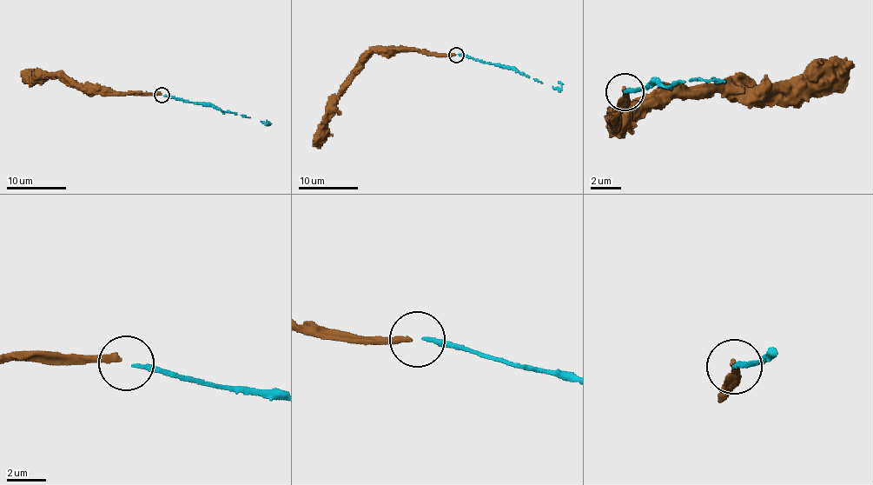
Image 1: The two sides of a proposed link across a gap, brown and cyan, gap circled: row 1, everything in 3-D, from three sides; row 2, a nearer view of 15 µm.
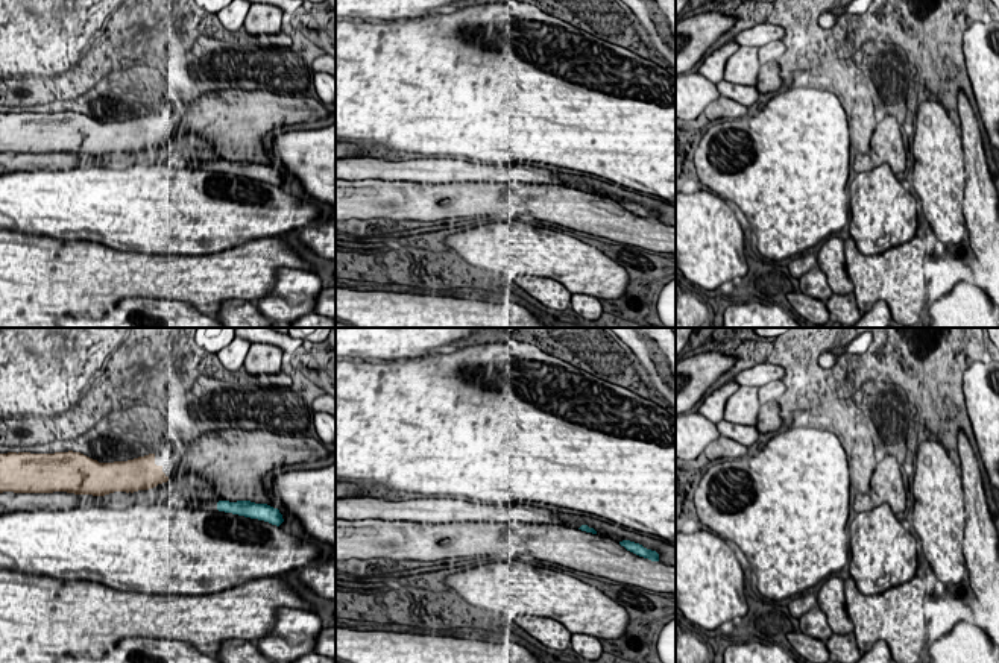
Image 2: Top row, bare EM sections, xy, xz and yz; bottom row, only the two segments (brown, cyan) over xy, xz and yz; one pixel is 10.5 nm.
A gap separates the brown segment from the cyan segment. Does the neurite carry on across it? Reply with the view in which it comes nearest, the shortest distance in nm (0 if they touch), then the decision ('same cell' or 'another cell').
view xy; gap 600 nm; another cell

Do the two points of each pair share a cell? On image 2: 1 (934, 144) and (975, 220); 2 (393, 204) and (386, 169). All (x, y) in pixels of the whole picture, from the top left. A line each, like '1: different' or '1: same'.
1: different
2: different

